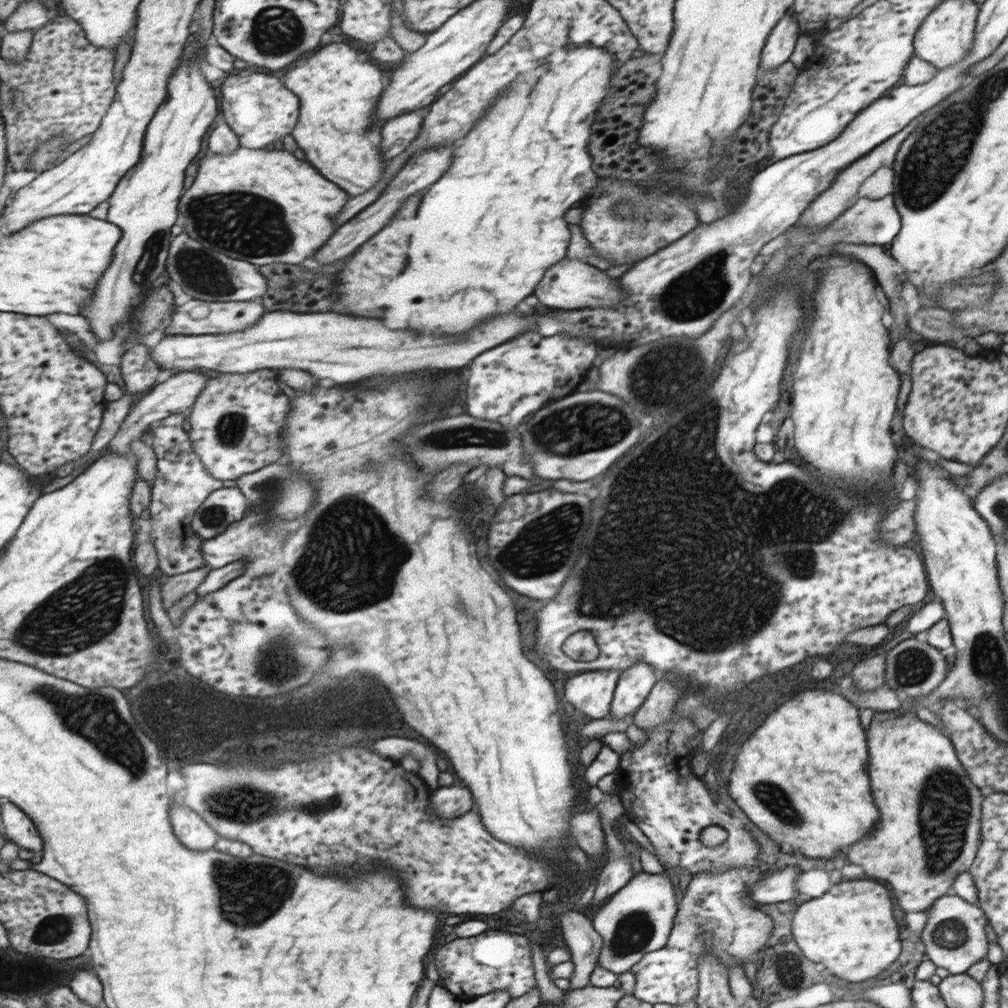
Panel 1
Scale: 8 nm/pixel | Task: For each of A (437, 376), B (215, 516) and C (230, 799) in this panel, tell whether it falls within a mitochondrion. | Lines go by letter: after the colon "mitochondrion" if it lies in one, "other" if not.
A: other
B: mitochondrion
C: mitochondrion

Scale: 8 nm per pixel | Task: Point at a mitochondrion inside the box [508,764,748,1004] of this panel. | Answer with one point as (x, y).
(635, 931)

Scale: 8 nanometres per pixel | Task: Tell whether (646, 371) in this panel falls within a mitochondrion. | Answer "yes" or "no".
yes

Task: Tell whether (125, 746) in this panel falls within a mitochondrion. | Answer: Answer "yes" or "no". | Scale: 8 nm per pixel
yes

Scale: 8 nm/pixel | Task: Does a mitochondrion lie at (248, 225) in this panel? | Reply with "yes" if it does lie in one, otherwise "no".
yes

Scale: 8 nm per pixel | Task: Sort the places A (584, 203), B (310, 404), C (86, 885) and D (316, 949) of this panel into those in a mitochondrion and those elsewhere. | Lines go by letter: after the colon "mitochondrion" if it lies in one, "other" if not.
A: other
B: other
C: other
D: other

